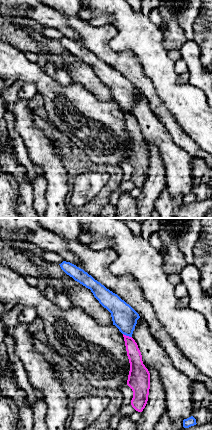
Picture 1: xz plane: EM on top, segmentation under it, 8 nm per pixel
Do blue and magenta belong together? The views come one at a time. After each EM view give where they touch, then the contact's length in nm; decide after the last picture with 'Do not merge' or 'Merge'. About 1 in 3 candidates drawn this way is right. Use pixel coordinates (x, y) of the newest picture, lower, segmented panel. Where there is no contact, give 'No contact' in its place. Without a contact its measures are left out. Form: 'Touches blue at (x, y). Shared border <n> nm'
Touches blue at (127, 335). Shared border 80 nm

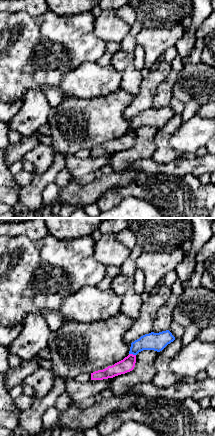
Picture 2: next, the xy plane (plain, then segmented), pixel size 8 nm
Touches blue at (132, 353). Shared border 60 nm

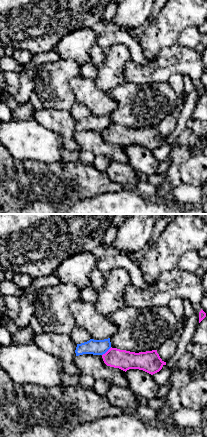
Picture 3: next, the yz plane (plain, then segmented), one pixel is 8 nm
Touches blue at (106, 351). Shared border 100 nm

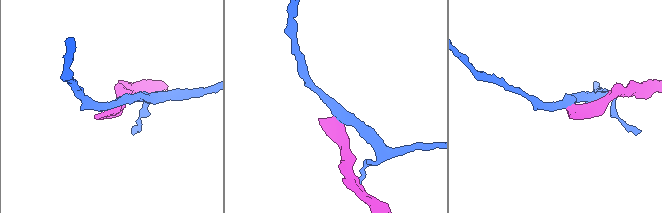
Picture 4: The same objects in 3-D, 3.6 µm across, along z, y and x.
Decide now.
Do not merge

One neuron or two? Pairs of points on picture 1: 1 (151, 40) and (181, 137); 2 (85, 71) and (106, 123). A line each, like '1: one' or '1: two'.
1: two
2: two

